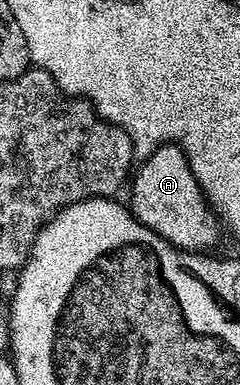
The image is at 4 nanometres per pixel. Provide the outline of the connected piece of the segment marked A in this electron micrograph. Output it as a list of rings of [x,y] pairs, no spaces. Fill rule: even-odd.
[[[173,144],[158,146],[148,157],[141,159],[139,166],[142,167],[133,171],[132,181],[129,183],[130,213],[149,230],[156,232],[164,241],[171,242],[179,250],[213,251],[213,246],[218,242],[220,222],[202,195],[202,189],[192,176],[192,170],[181,148]]]

